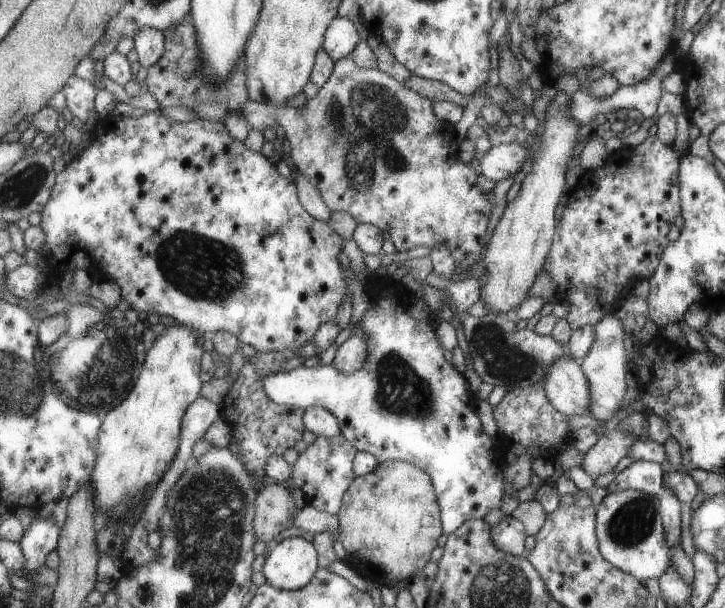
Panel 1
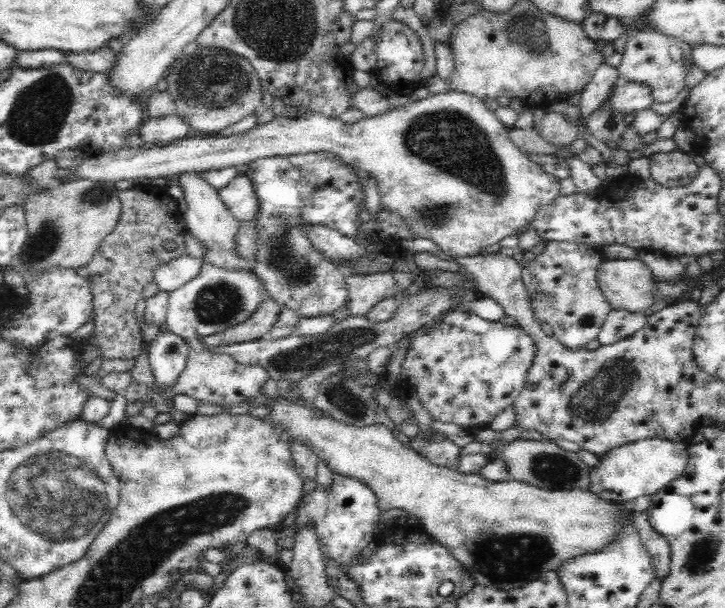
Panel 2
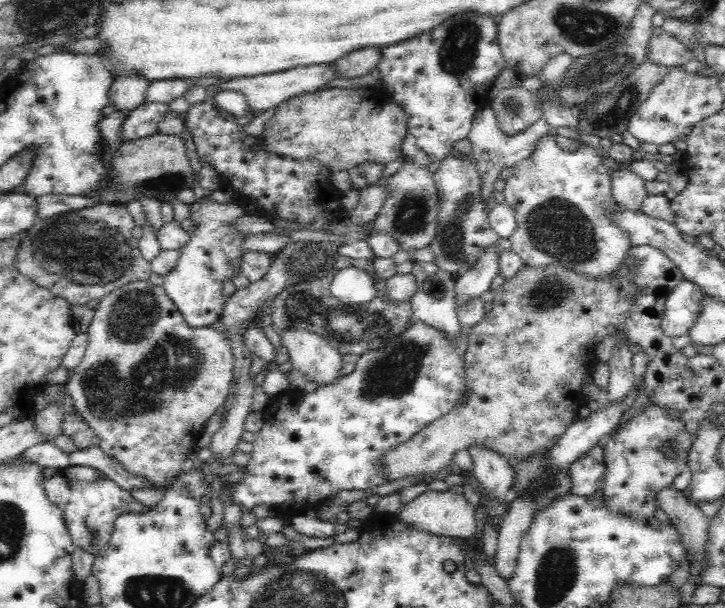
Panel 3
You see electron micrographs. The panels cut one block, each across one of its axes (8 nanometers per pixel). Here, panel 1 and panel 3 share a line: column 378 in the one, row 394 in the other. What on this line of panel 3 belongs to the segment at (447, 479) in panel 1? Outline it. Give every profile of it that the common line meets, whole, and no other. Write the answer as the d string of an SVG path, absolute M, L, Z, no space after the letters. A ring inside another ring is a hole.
M413 319L405 328L405 330L386 340L386 344L382 348L376 348L376 350L368 350L364 352L358 360L355 361L356 368L353 372L350 372L347 376L343 376L338 382L326 384L318 387L314 392L308 392L308 394L300 394L298 400L294 402L294 398L286 400L286 404L282 404L282 398L280 398L280 404L278 404L278 410L272 414L270 412L270 420L264 423L264 428L256 434L256 440L254 440L254 449L251 452L251 458L247 466L247 470L243 473L243 478L240 482L232 484L232 500L236 504L241 505L245 510L252 511L256 506L268 506L276 515L280 515L284 518L304 515L313 513L316 511L322 503L324 503L329 496L336 494L341 490L362 490L368 491L374 487L380 486L388 482L383 476L383 471L379 470L379 461L383 457L384 453L391 452L392 449L398 448L400 444L404 444L408 440L411 440L413 436L417 435L423 428L426 428L434 420L440 419L450 412L456 406L456 402L460 400L460 396L465 390L465 354L468 349L468 338L470 338L470 327L464 327L459 324L459 334L452 341L450 337L446 337L444 332L440 331L436 327L426 325L418 319Z

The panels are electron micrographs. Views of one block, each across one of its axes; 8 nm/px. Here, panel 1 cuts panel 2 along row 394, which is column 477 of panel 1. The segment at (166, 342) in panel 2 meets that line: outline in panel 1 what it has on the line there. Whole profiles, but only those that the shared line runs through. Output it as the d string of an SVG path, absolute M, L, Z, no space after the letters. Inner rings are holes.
M494 143L477 162L481 174L492 180L505 180L521 170L525 154L529 152L519 143Z

